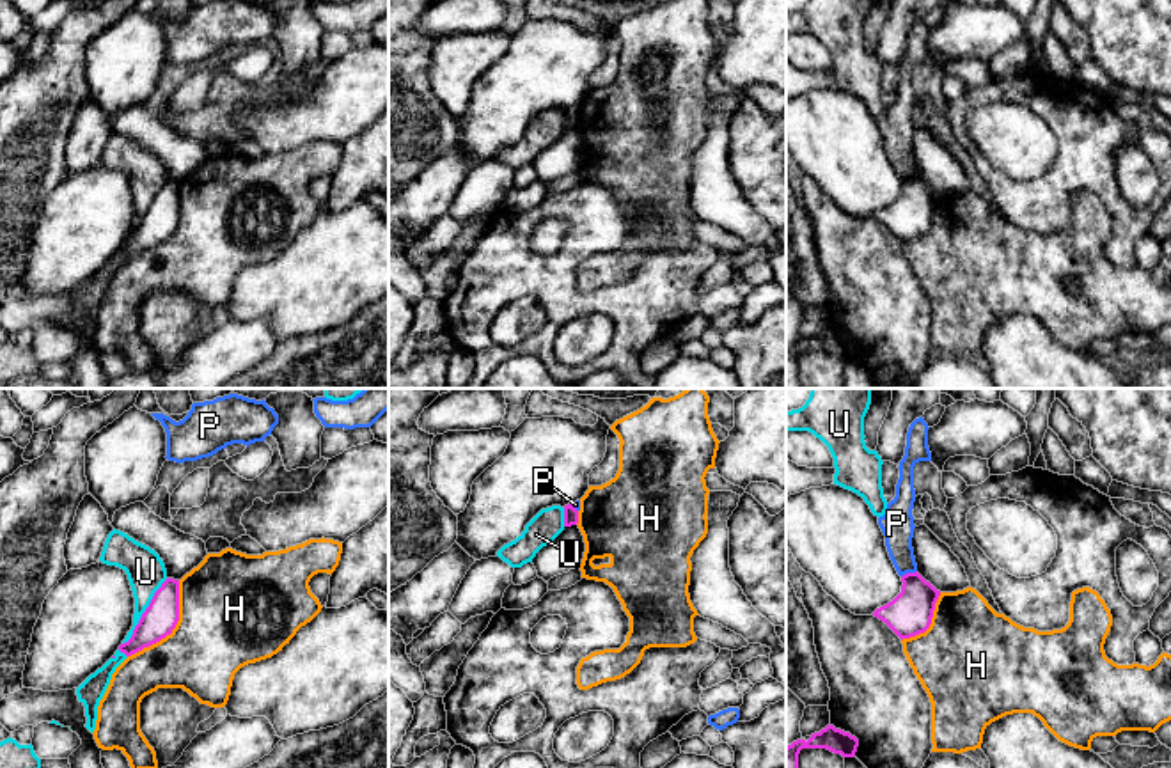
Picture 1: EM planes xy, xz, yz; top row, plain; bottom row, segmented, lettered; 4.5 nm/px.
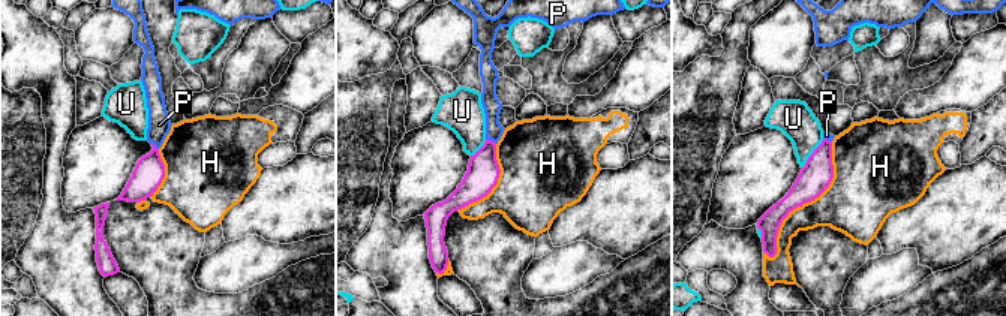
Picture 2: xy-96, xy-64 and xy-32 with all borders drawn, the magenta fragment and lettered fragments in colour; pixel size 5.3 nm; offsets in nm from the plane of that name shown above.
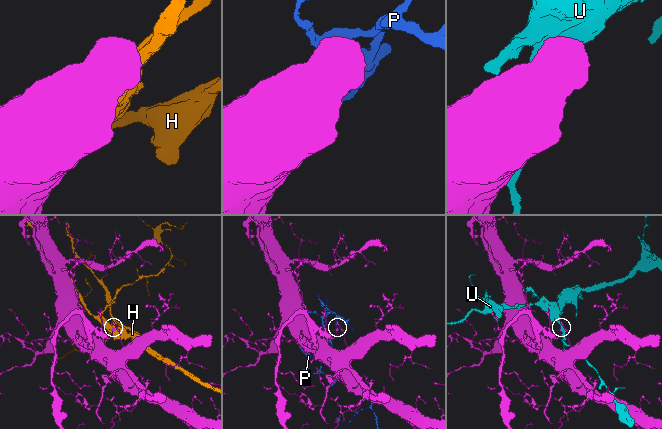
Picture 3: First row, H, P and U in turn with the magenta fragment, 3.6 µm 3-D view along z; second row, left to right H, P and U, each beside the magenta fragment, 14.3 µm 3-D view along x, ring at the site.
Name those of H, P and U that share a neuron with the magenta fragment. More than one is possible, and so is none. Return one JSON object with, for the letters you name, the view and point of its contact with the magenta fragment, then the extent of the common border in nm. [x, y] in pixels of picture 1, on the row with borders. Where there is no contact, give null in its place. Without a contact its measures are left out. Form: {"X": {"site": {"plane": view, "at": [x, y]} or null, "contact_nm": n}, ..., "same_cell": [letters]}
{"same_cell": []}

